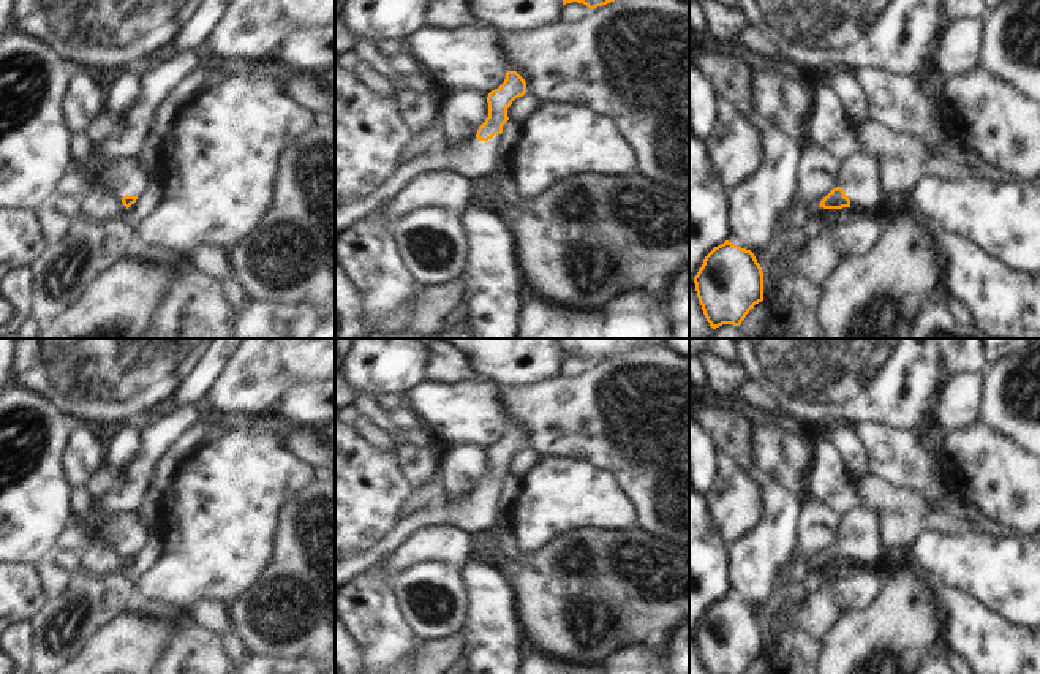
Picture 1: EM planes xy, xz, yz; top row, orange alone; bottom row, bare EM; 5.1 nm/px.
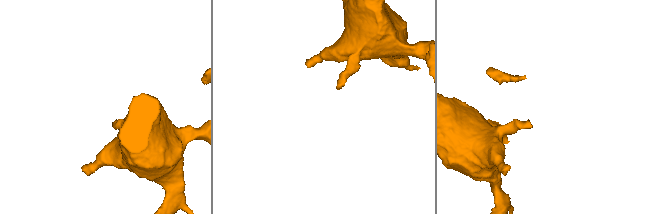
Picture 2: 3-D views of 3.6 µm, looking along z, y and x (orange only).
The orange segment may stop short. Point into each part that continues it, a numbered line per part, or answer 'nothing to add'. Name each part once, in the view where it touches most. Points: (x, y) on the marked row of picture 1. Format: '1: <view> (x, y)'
1: xz (474, 159).

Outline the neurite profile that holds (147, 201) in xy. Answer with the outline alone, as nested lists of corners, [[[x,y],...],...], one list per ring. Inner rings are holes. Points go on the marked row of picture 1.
[[[152,177],[145,191],[141,196],[138,196],[136,203],[125,210],[123,218],[126,225],[133,231],[136,231],[138,225],[155,210],[161,196],[163,188],[160,180]]]

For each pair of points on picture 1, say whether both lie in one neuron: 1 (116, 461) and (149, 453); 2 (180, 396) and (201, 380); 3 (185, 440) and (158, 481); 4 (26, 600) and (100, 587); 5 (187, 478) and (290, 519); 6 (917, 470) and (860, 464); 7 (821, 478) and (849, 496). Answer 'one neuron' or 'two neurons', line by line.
1: two neurons
2: one neuron
3: one neuron
4: two neurons
5: two neurons
6: two neurons
7: one neuron

